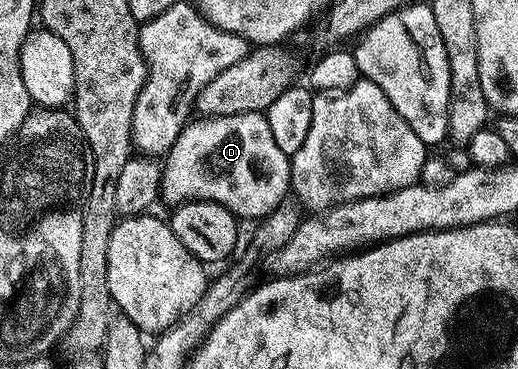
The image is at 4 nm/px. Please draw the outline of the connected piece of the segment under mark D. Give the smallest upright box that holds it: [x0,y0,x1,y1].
[163,113,292,220]

